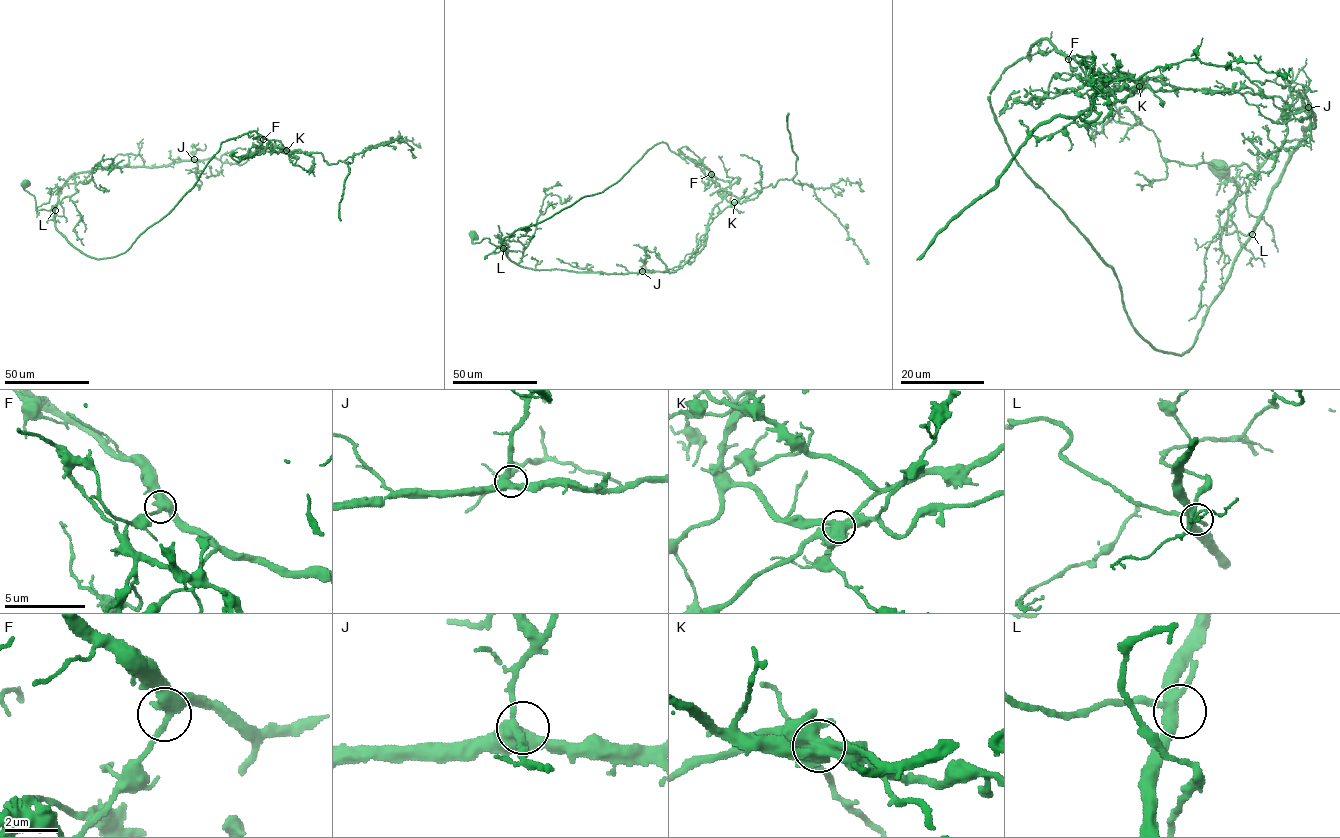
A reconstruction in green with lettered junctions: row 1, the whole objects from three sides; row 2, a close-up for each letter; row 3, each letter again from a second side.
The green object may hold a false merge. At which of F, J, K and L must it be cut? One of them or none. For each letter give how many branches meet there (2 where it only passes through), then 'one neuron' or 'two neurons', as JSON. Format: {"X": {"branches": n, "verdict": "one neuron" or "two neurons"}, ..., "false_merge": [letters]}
{"F": {"branches": 3, "verdict": "one neuron"}, "J": {"branches": 4, "verdict": "one neuron"}, "K": {"branches": 5, "verdict": "two neurons"}, "L": {"branches": 4, "verdict": "one neuron"}, "false_merge": ["K"]}

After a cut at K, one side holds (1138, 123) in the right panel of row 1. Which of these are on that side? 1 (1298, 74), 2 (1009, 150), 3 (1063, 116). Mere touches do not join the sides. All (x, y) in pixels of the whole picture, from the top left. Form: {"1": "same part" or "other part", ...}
{"1": "same part", "2": "same part", "3": "other part"}

